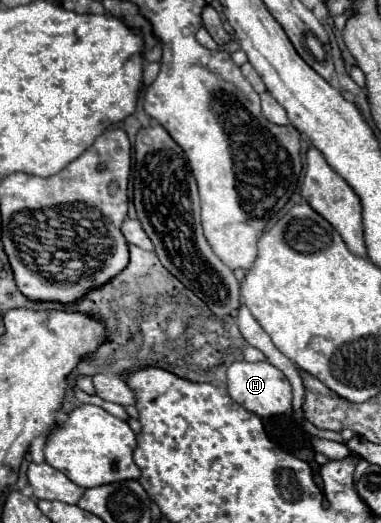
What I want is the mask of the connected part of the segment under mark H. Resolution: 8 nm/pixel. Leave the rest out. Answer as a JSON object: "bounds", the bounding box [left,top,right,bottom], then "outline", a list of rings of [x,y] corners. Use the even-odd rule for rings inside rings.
{"bounds":[227,361,291,417],"outline":[[[269,361],[231,363],[227,369],[227,391],[235,403],[239,403],[241,407],[245,407],[247,411],[259,417],[271,417],[271,415],[281,415],[291,411],[291,385],[287,377]]]}

